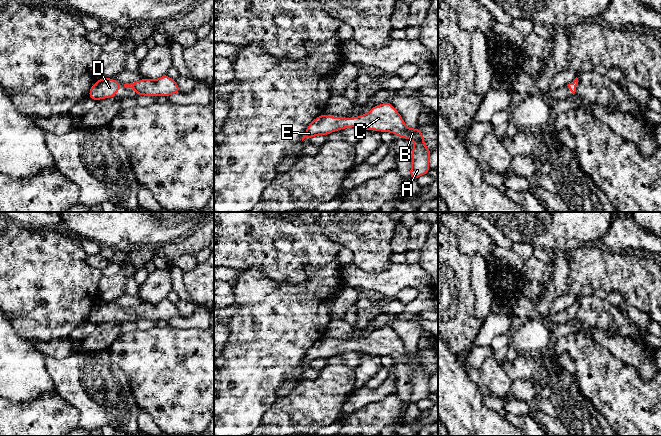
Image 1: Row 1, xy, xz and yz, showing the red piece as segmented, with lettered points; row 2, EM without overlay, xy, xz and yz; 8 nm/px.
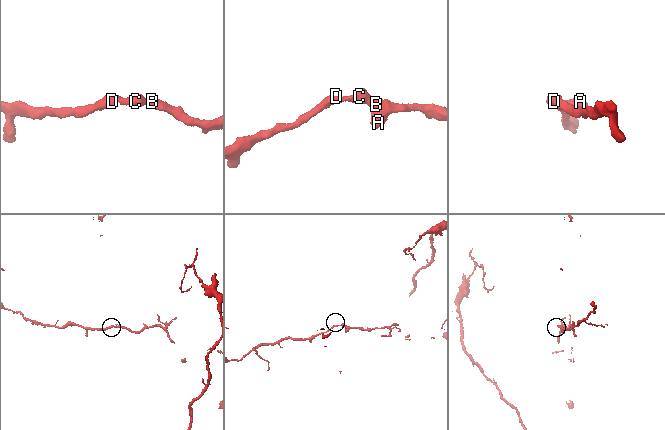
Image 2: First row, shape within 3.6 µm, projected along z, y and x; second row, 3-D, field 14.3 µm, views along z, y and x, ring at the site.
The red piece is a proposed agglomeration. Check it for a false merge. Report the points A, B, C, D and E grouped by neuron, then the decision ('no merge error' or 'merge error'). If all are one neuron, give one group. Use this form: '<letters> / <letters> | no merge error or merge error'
A B C D E | no merge error

